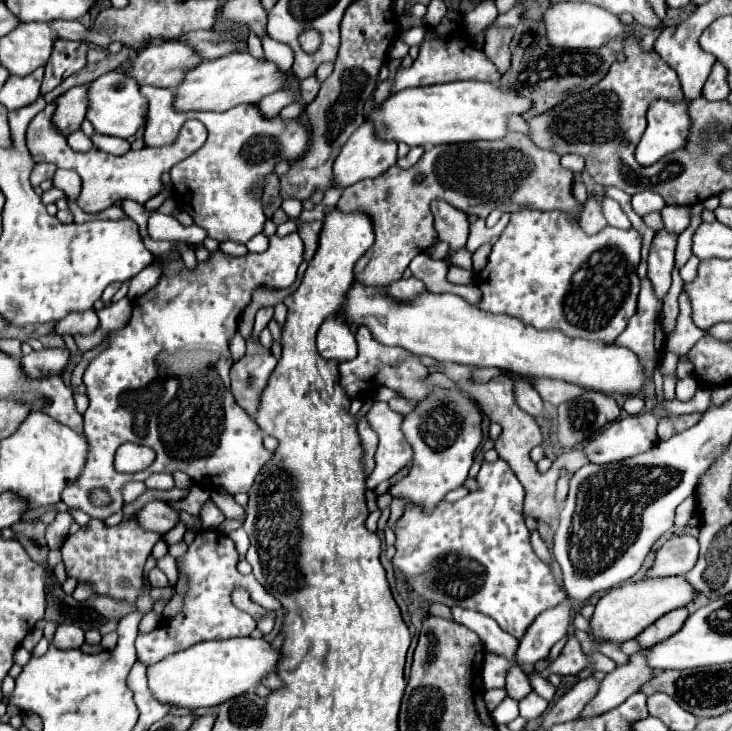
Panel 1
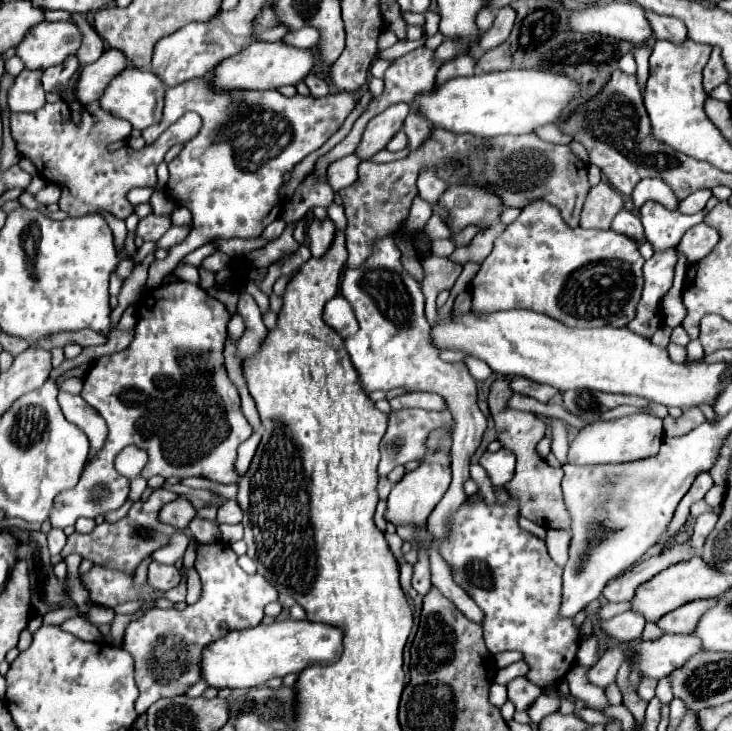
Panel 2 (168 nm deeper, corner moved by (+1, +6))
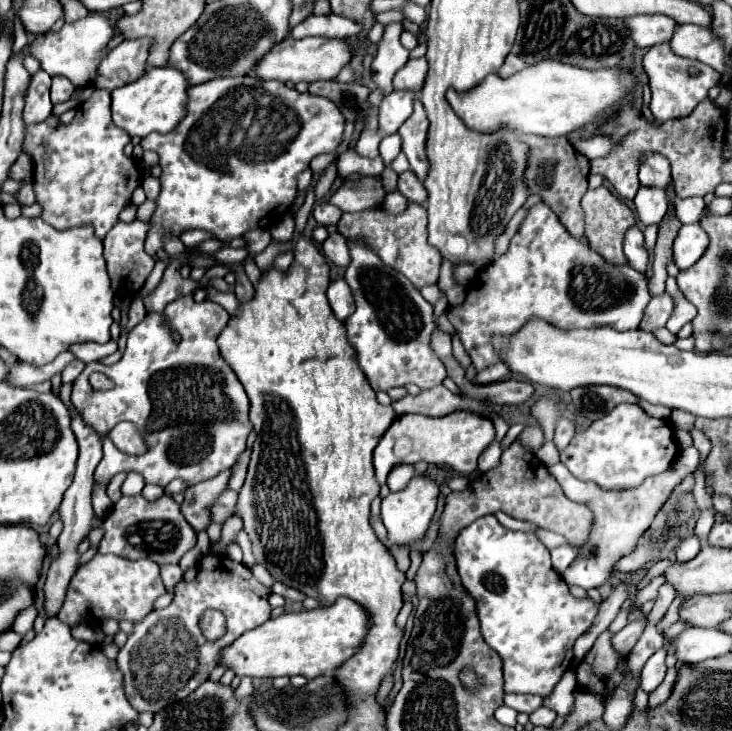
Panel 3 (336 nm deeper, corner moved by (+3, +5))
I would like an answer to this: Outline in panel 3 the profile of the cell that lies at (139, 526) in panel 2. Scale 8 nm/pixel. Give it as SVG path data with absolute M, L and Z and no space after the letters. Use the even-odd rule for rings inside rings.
M142 494L122 496L102 522L104 536L100 540L100 554L116 554L128 560L150 558L158 564L176 564L190 548L196 544L196 532L180 514L180 506L170 496L160 496L154 502L148 502ZM142 542L142 554L140 554Z

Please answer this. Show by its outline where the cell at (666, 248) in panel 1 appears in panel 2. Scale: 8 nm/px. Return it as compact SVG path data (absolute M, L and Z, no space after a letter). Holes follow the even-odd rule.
M646 201L640 207L640 219L646 231L646 239L654 245L654 251L662 251L678 245L682 235L696 223L702 223L704 217L706 211L694 215L668 213L668 209L656 201Z

